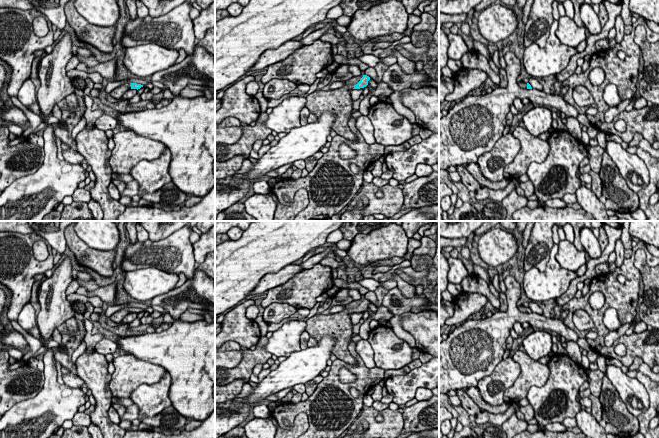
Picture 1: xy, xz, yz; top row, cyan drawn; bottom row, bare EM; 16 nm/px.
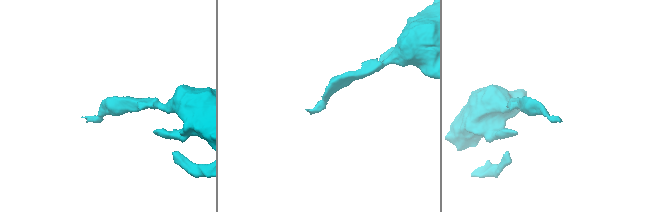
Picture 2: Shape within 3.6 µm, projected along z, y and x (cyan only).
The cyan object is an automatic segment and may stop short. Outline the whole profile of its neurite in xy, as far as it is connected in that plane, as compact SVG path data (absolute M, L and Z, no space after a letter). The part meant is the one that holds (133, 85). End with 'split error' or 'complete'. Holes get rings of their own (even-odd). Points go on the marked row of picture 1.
M130 83L128 85L123 84L118 86L117 88L115 88L114 90L112 90L109 94L117 99L120 99L124 93L130 89L140 89L141 87L143 87L143 85L141 84L137 84L137 83Z | split error

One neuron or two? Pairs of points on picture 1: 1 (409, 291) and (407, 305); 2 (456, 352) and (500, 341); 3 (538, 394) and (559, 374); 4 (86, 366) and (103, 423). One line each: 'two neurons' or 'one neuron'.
1: two neurons
2: one neuron
3: one neuron
4: one neuron

